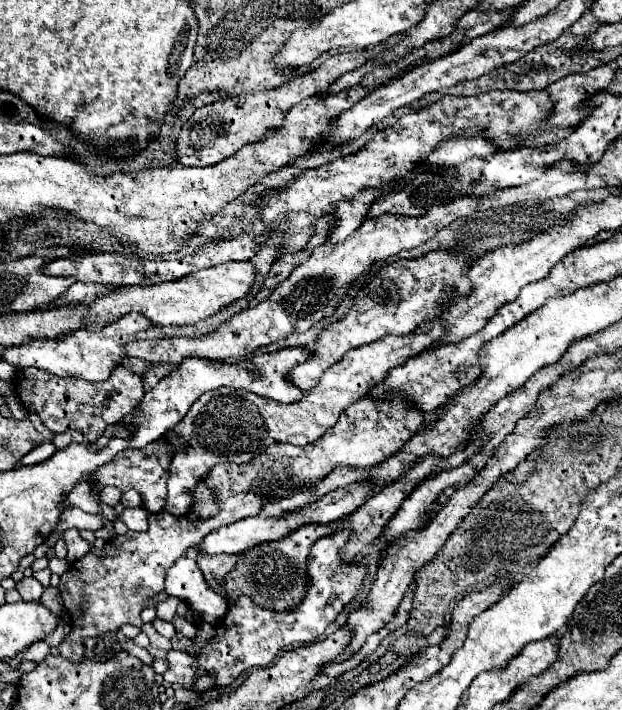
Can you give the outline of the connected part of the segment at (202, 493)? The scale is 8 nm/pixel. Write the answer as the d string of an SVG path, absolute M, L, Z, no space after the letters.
M199 480L197 486L195 486L195 494L193 494L193 504L191 504L191 510L197 514L197 518L211 518L215 516L215 512L219 512L219 506L217 506L217 494L207 488L205 480Z

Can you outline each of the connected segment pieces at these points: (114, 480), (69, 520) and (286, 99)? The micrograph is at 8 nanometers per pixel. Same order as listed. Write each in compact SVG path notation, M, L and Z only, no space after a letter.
M167 438L167 440L159 440L155 444L147 444L143 450L137 448L127 448L123 452L119 452L119 456L115 456L115 460L111 460L111 464L103 464L103 468L99 468L99 472L95 472L91 484L101 484L101 486L117 486L123 492L125 490L139 490L143 496L143 508L147 508L149 512L161 512L163 504L165 504L165 496L167 496L167 476L169 476L169 462L171 462L171 454L175 446L179 446L179 438Z
M67 506L65 512L61 514L61 524L57 526L61 532L67 530L67 528L79 528L79 530L91 530L91 532L97 532L105 526L105 518L101 518L101 514L87 514L79 508L73 508L73 506Z
M393 36L387 42L363 50L363 52L347 52L347 54L337 54L331 56L327 62L323 62L317 70L311 70L307 74L303 74L301 78L287 82L275 90L269 92L247 92L241 96L235 96L231 100L221 100L203 108L197 108L193 112L193 116L187 120L187 124L183 124L179 140L177 140L177 164L183 166L213 166L221 160L225 160L227 156L235 154L243 144L247 142L255 142L261 140L265 136L267 128L273 126L281 126L285 114L291 110L291 106L299 104L301 100L323 92L325 88L329 88L329 84L339 78L345 72L351 72L355 68L359 68L365 60L371 60L373 56L377 56L381 50L393 46L395 42L399 42L401 36Z

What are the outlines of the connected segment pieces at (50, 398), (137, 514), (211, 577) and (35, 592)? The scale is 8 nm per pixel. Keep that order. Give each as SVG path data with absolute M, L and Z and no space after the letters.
M125 366L115 368L115 372L111 372L111 376L103 380L103 384L91 384L87 380L75 378L57 378L35 368L17 370L15 390L21 396L23 406L33 406L51 432L65 432L69 428L77 428L83 432L87 442L95 442L107 426L119 422L125 414L129 414L135 408L135 404L139 404L145 392L141 376L127 370Z
M125 508L121 514L115 516L115 520L124 522L129 530L142 532L147 528L147 510L143 510L143 508Z
M197 554L197 558L195 558L195 562L199 564L205 580L207 580L209 586L211 586L215 592L219 592L219 594L223 594L223 588L219 586L221 578L235 566L237 560L239 560L237 554L233 554L233 556L223 556L223 554L221 554L221 556Z
M25 576L25 578L21 578L19 582L17 582L17 586L15 586L15 590L21 594L21 598L23 600L27 600L27 602L33 602L33 600L39 600L41 598L41 594L43 594L43 586L41 586L41 582L37 580L37 578L33 578L33 576Z

